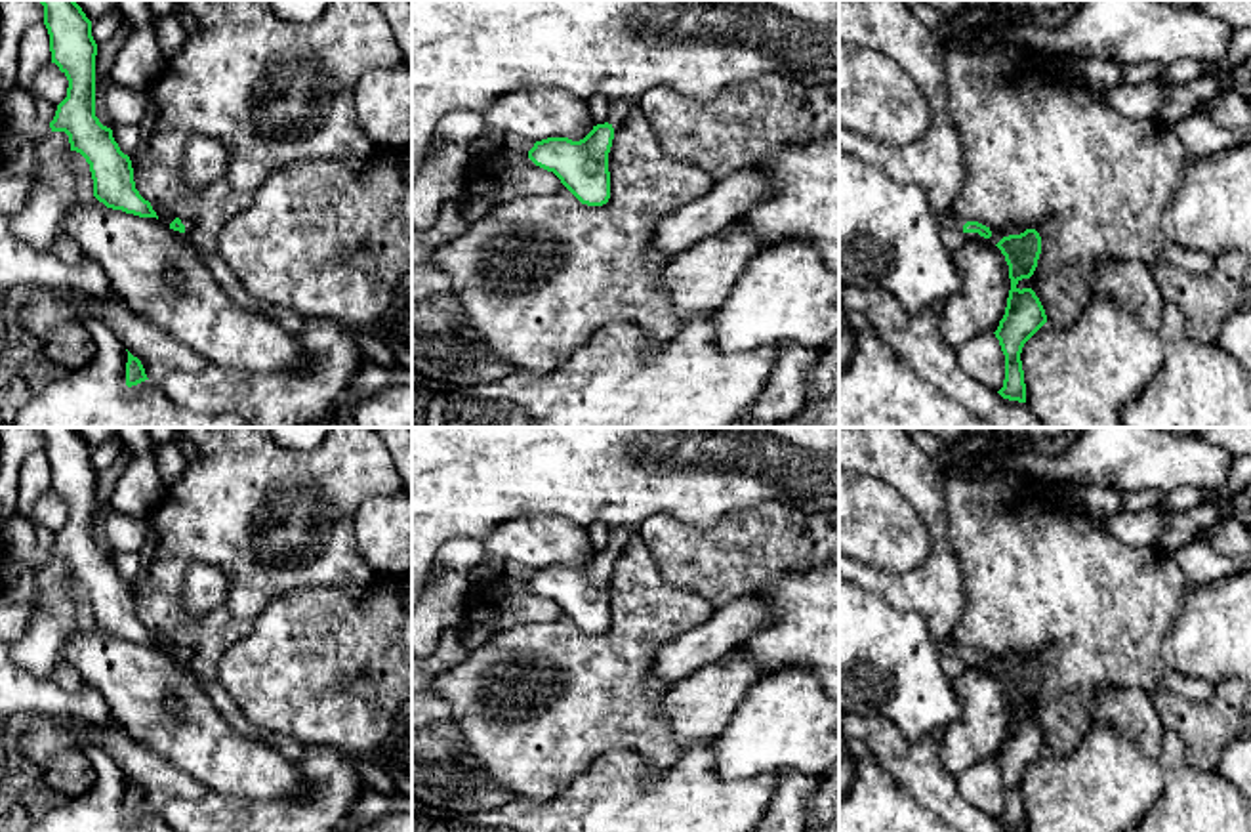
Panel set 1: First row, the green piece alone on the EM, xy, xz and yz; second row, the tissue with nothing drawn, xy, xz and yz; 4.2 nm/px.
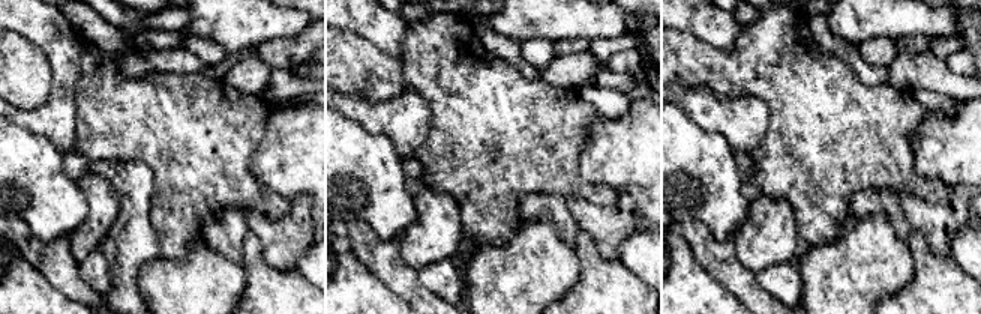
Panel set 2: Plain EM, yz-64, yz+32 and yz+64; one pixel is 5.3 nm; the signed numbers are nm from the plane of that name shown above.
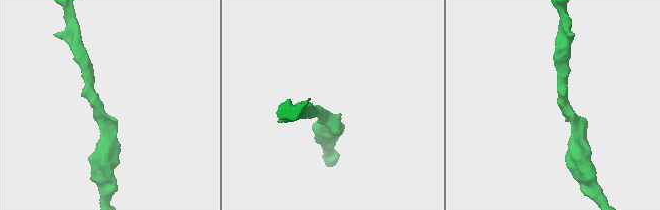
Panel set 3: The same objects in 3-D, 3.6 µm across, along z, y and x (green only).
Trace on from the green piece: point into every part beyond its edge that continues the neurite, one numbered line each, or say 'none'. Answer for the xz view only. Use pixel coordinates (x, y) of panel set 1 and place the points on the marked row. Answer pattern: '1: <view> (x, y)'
1: xz (620, 107)

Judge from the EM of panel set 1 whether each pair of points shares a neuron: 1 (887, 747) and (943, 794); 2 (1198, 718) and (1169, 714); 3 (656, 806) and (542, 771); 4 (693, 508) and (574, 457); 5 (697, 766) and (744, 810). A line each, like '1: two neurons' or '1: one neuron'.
1: one neuron
2: one neuron
3: two neurons
4: one neuron
5: one neuron

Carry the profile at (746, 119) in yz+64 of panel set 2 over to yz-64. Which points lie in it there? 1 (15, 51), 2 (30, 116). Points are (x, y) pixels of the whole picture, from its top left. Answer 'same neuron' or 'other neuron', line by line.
1: other neuron
2: same neuron

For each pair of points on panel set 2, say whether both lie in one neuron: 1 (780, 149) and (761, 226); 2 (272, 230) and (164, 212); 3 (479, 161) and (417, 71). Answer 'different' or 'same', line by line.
1: different
2: different
3: same

